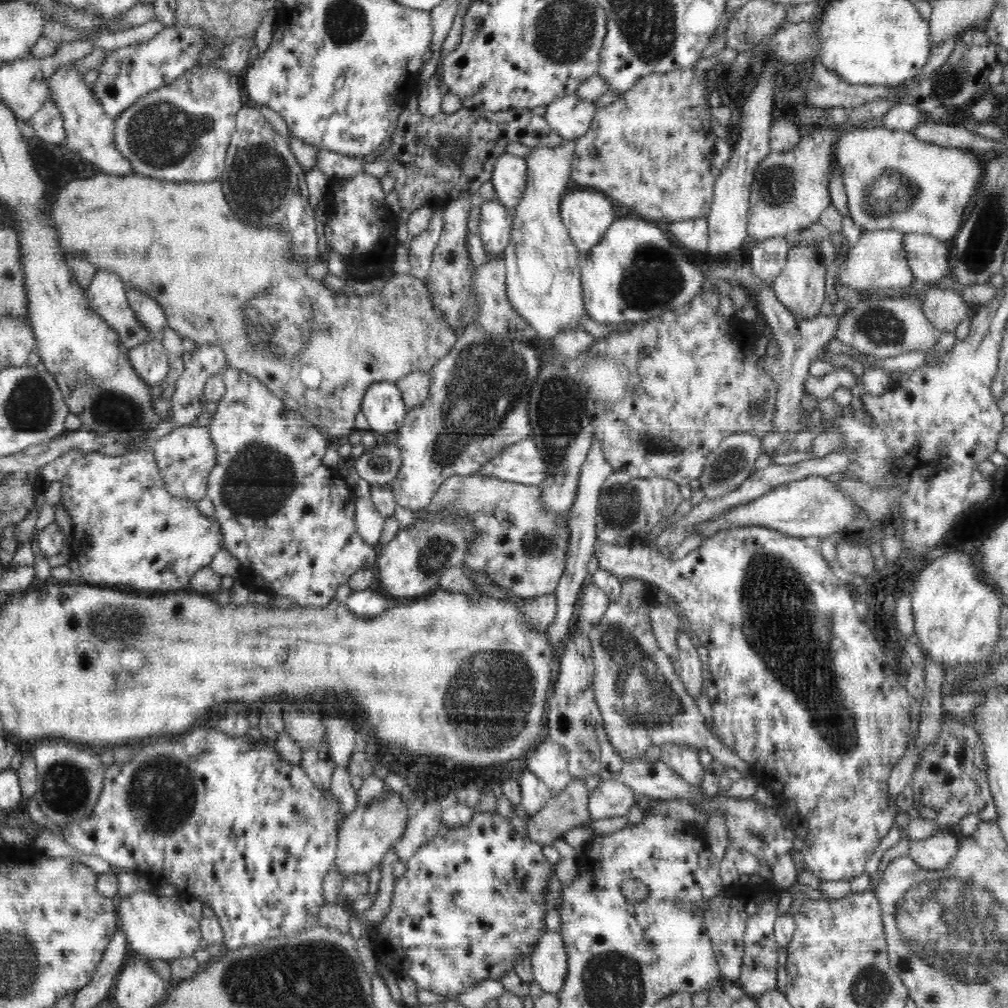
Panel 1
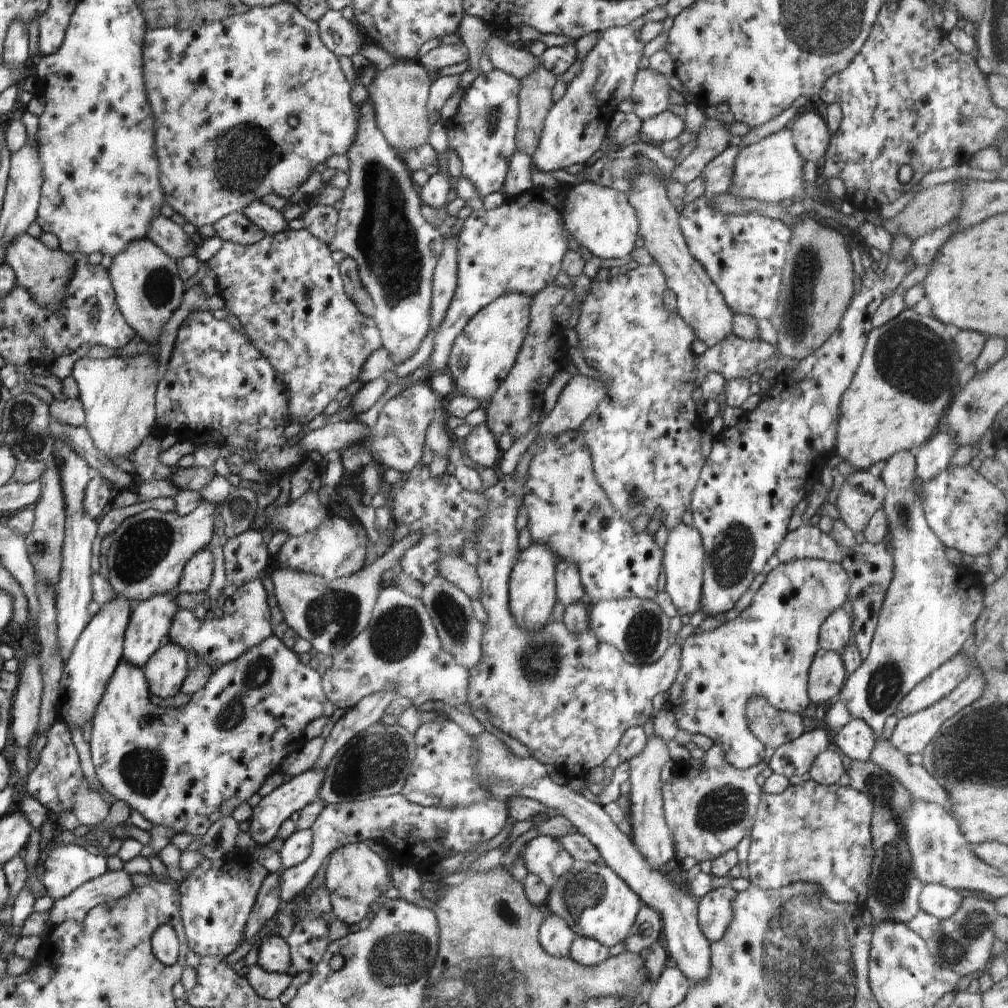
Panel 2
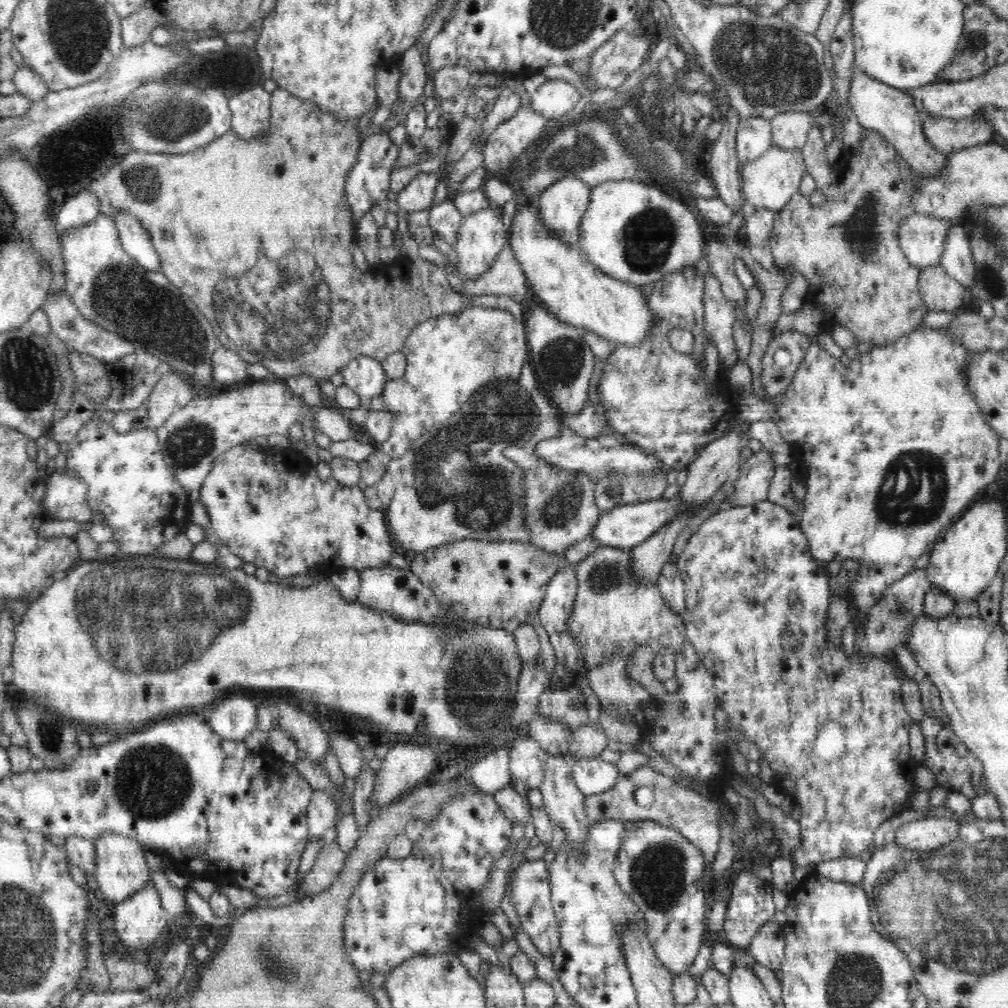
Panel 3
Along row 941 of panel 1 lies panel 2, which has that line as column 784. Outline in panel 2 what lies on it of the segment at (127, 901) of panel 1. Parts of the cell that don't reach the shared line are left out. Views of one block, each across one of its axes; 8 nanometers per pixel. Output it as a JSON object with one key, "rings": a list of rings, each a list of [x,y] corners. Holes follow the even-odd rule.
{"rings":[[[791,127],[783,128],[738,152],[732,172],[730,194],[739,199],[751,198],[770,204],[810,199],[808,192],[804,190],[805,181],[802,179],[804,162],[794,146]]]}

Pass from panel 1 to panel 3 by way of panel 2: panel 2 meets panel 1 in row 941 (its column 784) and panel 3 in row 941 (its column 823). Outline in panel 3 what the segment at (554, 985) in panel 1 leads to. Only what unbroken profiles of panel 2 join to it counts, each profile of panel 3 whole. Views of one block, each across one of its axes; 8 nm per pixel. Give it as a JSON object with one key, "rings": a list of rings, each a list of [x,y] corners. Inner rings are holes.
{"rings":[[[524,860],[520,862],[517,870],[511,874],[509,887],[514,909],[521,921],[521,928],[530,937],[534,946],[544,956],[552,957],[554,951],[560,946],[560,927],[558,917],[551,903],[551,888],[549,883],[549,864],[541,860]]]}

